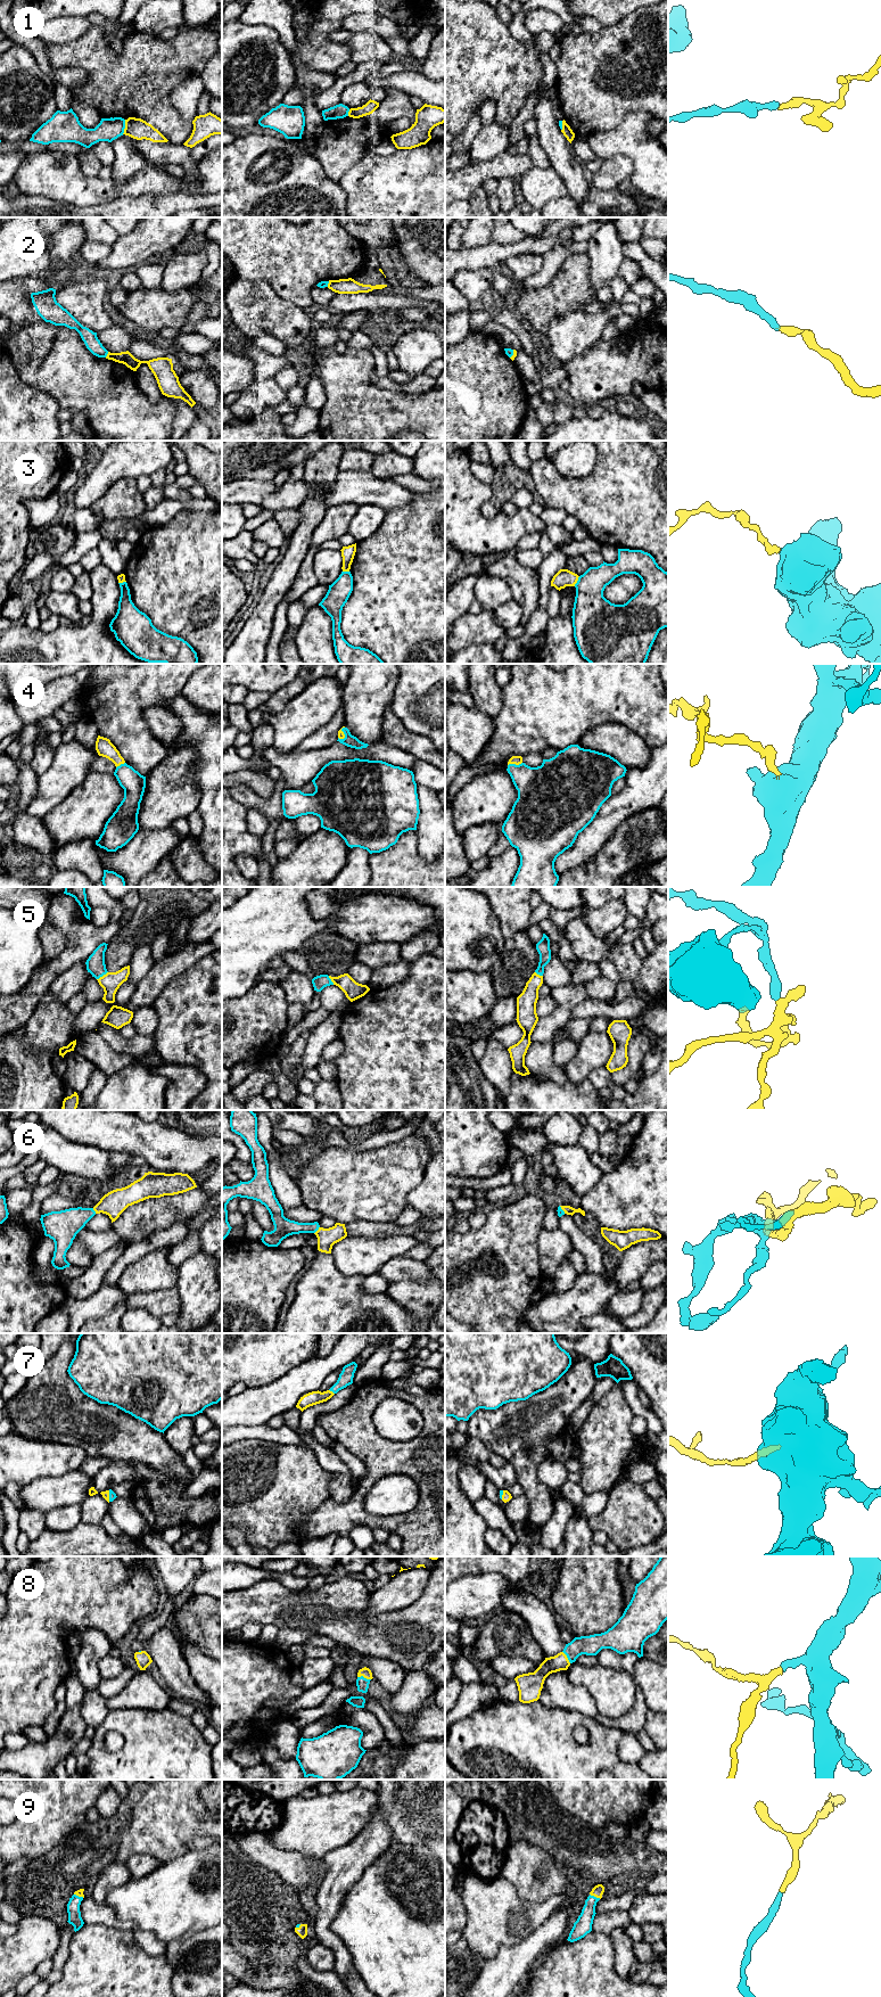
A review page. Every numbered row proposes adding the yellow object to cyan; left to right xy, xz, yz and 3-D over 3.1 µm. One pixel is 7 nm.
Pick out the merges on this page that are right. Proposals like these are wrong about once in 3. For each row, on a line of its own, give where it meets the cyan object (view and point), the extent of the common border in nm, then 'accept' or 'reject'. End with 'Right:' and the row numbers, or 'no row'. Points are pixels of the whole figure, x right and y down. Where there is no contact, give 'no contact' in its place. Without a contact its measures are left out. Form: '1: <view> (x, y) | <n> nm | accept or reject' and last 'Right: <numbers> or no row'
1: xy (124, 126) | 110 nm | reject
2: xy (107, 353) | 50 nm | accept
3: yz (577, 581) | 80 nm | reject
4: yz (515, 764) | 110 nm | accept
5: xy (101, 976) | 100 nm | accept
6: xz (318, 1229) | 70 nm | accept
7: xz (331, 1390) | 50 nm | accept
8: xz (363, 1677) | 100 nm | accept
9: yz (595, 1897) | 90 nm | accept
Right: 2, 4, 5, 6, 7, 8, 9

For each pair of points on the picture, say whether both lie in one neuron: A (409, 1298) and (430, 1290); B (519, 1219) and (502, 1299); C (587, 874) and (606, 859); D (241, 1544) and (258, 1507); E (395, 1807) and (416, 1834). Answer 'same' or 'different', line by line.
A: same
B: same
C: same
D: different
E: same

